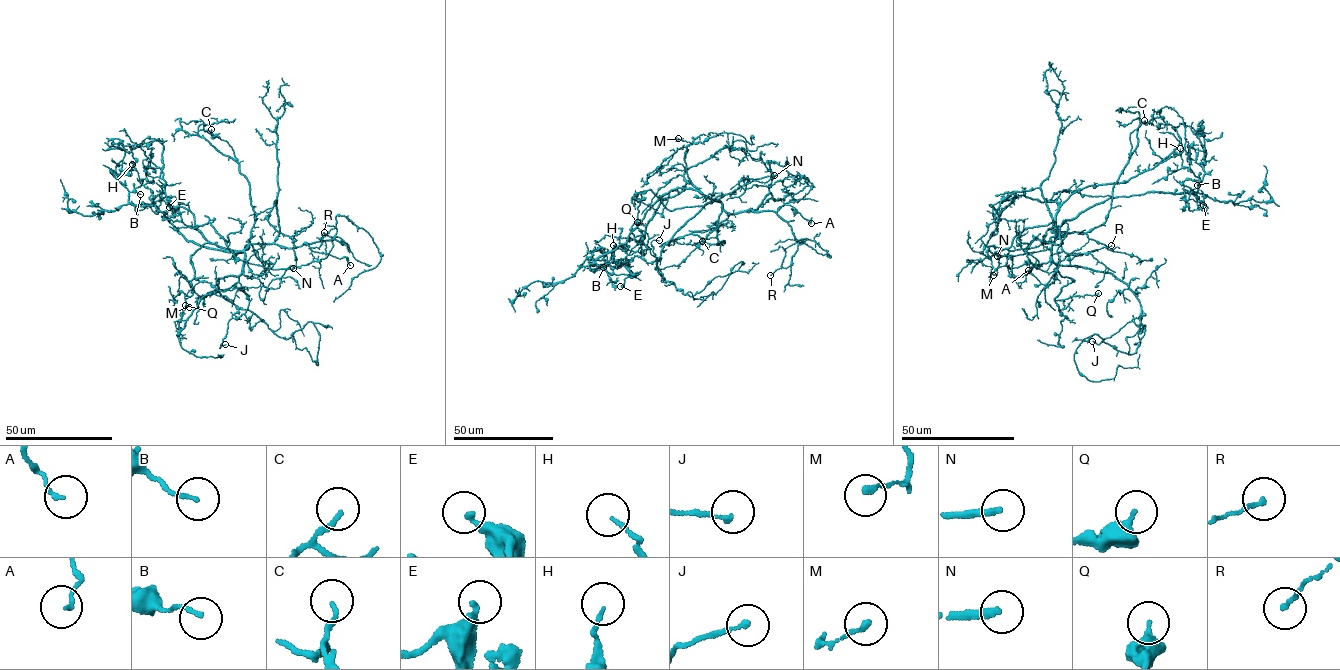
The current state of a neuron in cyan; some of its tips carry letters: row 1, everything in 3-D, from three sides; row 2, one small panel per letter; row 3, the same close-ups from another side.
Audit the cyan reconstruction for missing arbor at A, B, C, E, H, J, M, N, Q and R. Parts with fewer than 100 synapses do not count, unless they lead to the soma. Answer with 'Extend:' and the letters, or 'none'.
Extend: N

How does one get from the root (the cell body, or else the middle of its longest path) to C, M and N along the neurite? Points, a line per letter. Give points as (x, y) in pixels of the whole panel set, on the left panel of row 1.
C: (241, 272), (255, 221), (250, 188), (231, 146), (213, 136), (211, 129)
M: (241, 272), (243, 252), (205, 243), (190, 256), (194, 278), (199, 281), (185, 296), (189, 307)
N: (241, 272), (245, 261), (276, 269), (293, 268)

